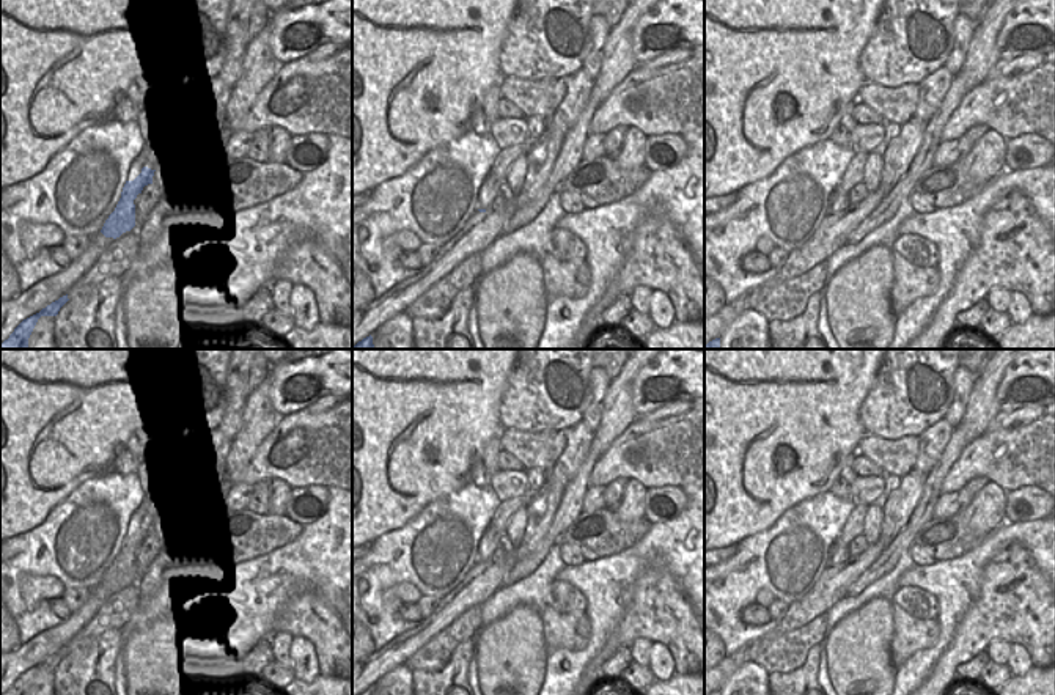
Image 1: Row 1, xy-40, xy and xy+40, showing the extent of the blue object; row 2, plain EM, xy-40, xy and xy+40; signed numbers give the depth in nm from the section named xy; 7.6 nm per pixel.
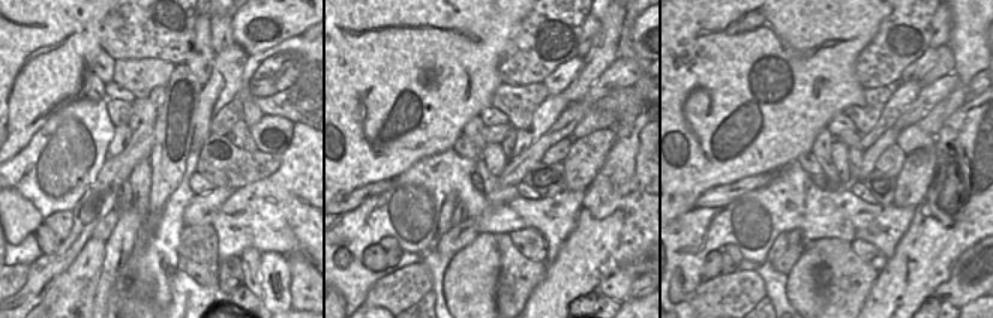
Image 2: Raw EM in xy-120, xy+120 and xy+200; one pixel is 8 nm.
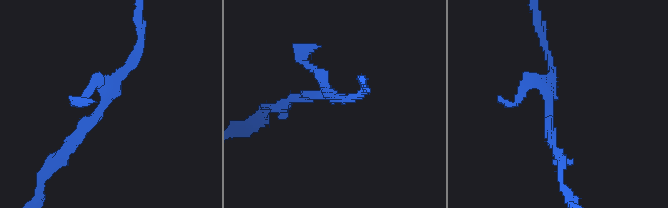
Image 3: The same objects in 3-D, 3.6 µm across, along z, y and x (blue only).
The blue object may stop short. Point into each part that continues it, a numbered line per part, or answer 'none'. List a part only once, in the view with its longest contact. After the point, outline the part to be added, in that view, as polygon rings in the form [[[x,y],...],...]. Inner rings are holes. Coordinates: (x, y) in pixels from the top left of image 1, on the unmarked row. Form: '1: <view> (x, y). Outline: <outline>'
none.

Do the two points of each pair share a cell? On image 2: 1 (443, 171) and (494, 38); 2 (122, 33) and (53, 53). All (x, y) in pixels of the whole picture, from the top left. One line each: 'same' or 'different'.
1: different
2: different

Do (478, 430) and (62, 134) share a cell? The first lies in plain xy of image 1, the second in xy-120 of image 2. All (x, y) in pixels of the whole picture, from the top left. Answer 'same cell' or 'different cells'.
different cells

